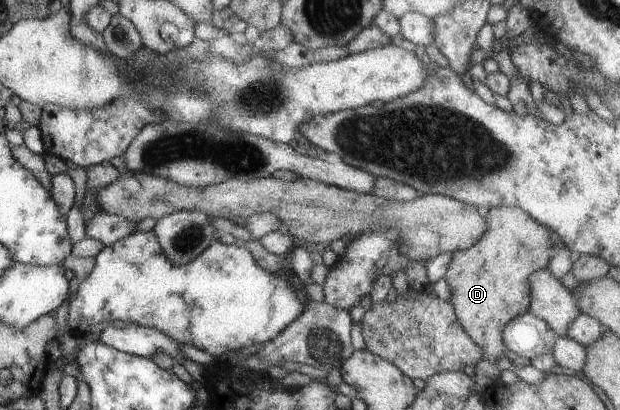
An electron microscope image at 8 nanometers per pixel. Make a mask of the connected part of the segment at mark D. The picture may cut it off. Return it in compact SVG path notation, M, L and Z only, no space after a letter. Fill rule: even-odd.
M518 207L490 208L484 219L486 230L482 237L472 247L452 253L448 272L444 275L452 292L449 303L454 307L456 318L482 351L482 361L475 367L475 388L481 394L502 375L496 359L504 356L507 350L502 343L506 323L529 310L530 275L546 269L555 253L550 239L552 231Z

